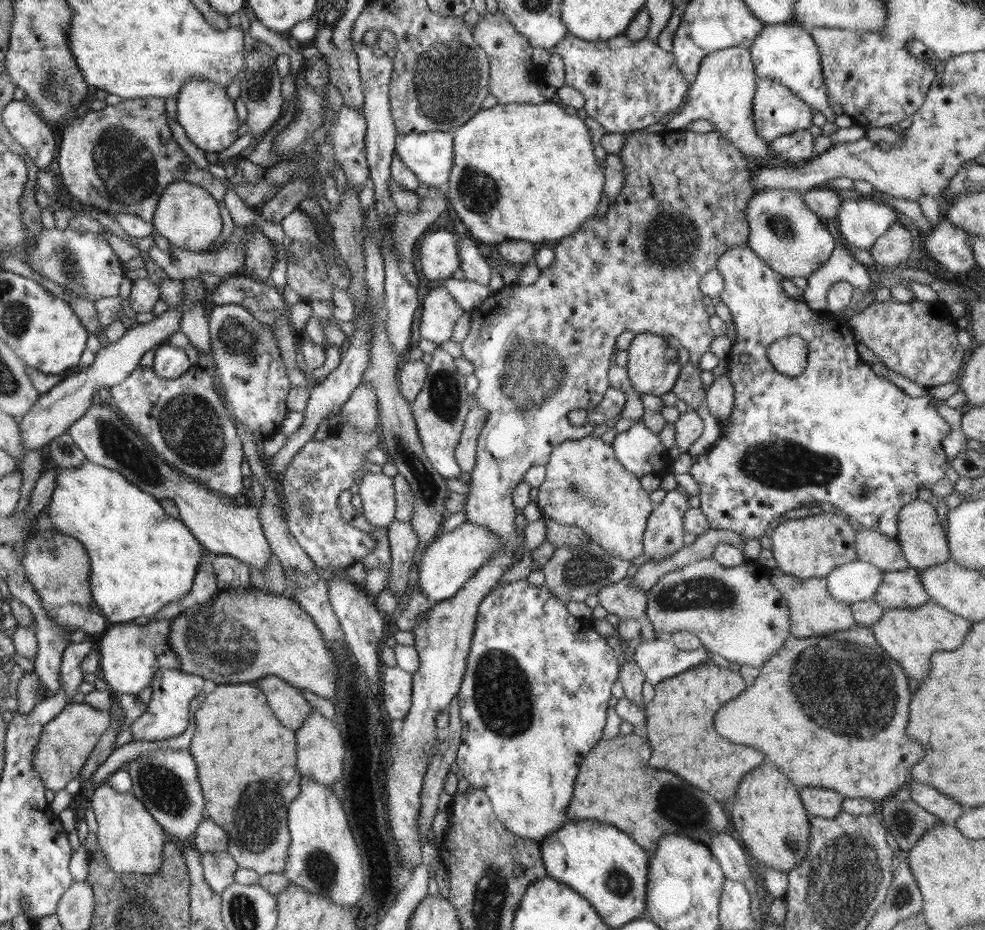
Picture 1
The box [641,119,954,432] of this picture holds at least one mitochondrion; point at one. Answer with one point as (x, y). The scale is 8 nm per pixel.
(782, 228)

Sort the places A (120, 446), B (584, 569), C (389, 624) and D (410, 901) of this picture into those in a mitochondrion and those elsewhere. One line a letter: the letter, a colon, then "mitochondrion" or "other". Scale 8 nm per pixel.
A: mitochondrion
B: mitochondrion
C: other
D: other

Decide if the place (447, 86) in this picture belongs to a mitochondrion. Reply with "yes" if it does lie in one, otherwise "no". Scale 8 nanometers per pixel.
yes

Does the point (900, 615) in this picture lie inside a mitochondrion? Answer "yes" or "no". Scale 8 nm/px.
no

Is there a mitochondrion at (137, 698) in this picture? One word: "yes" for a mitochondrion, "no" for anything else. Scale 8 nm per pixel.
no

